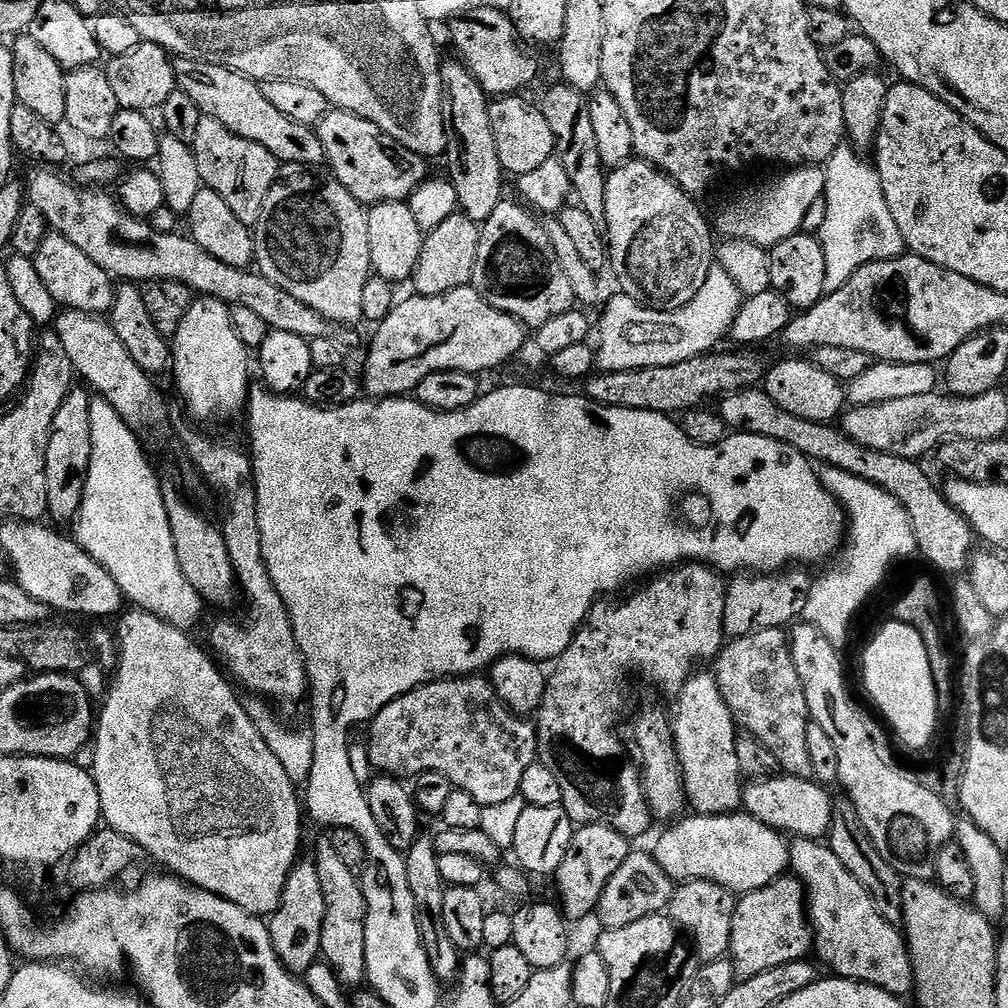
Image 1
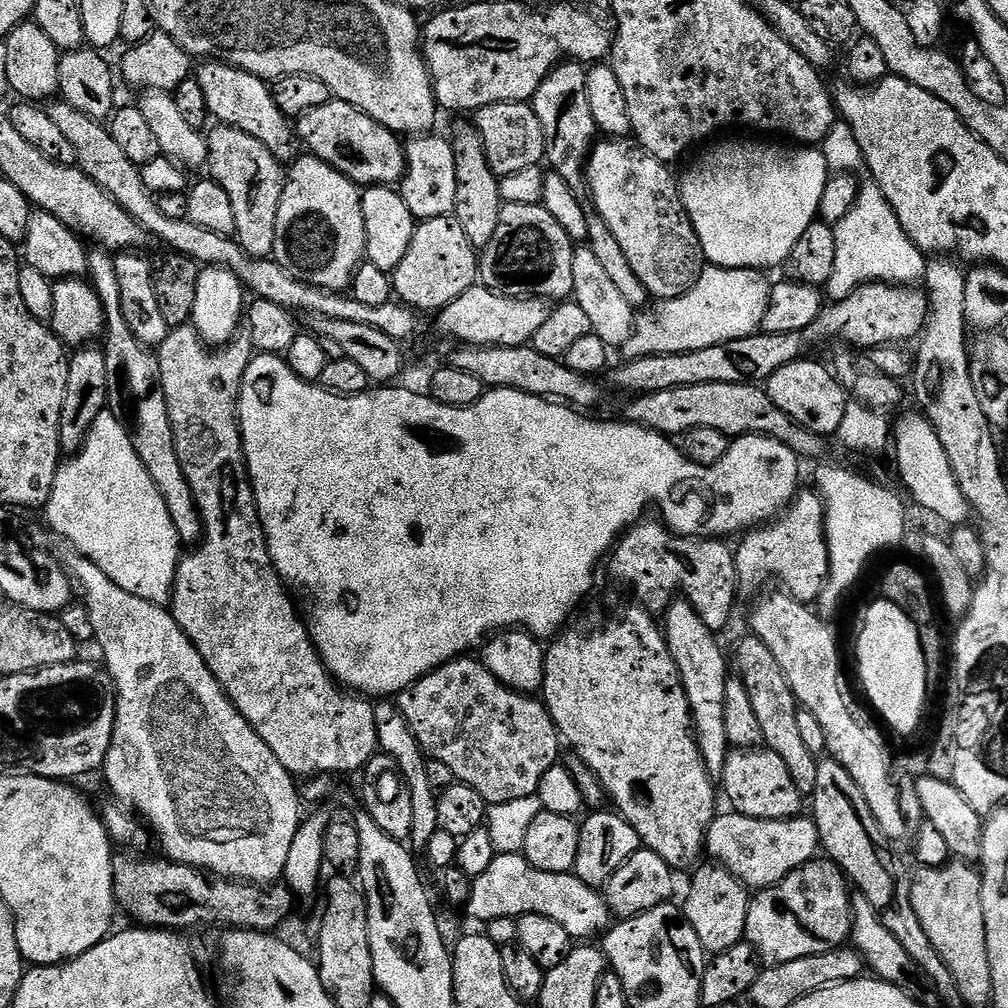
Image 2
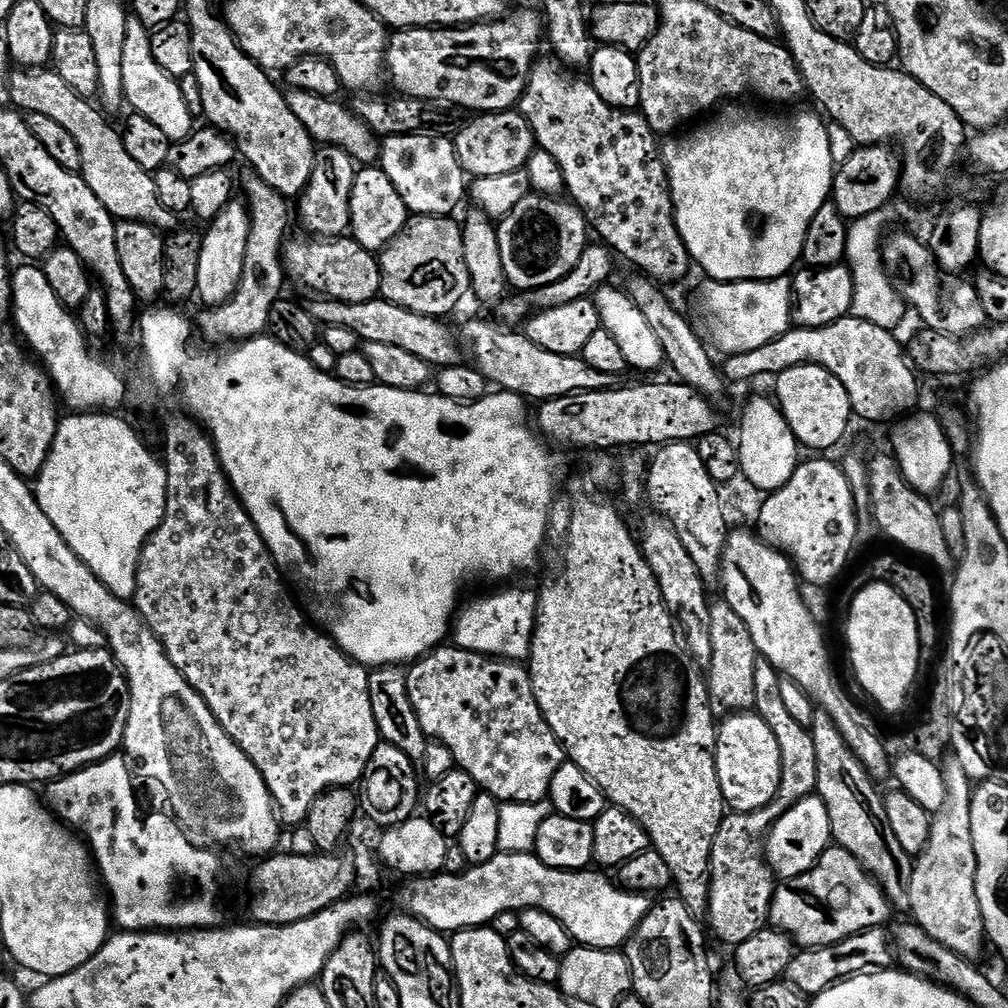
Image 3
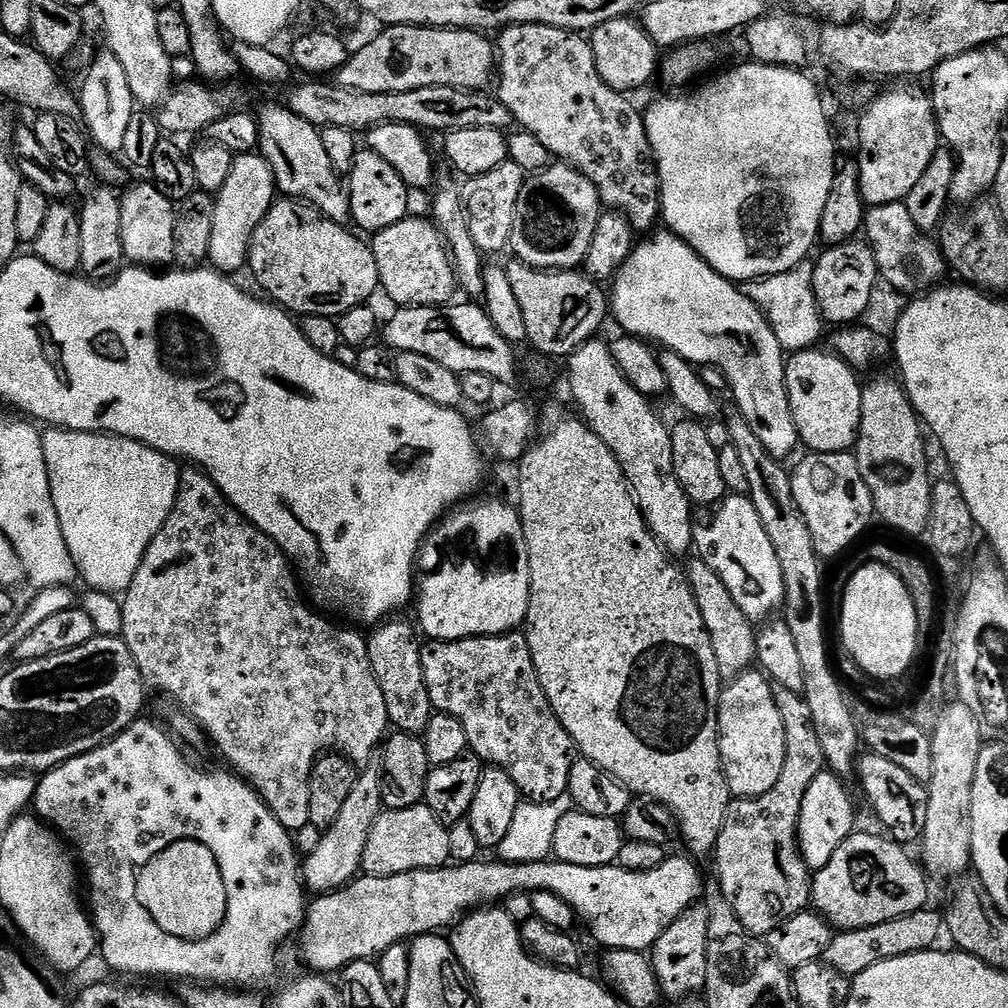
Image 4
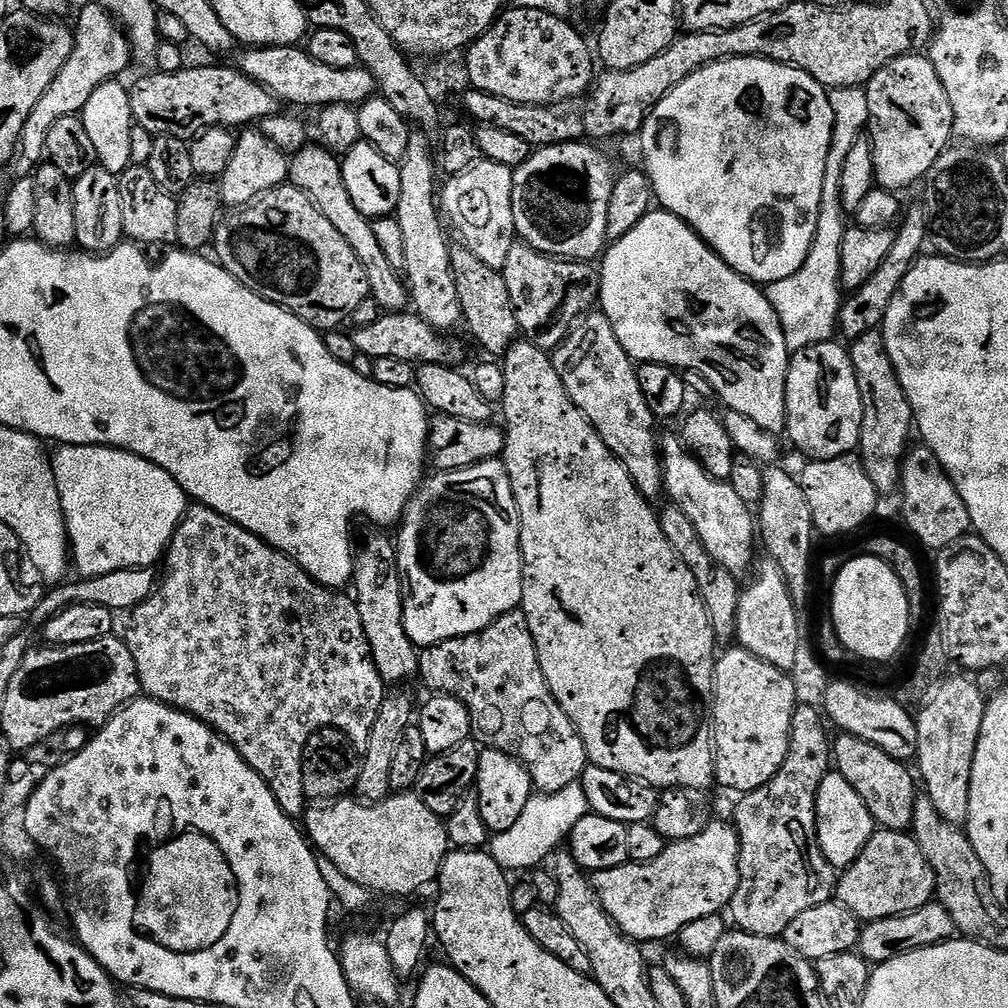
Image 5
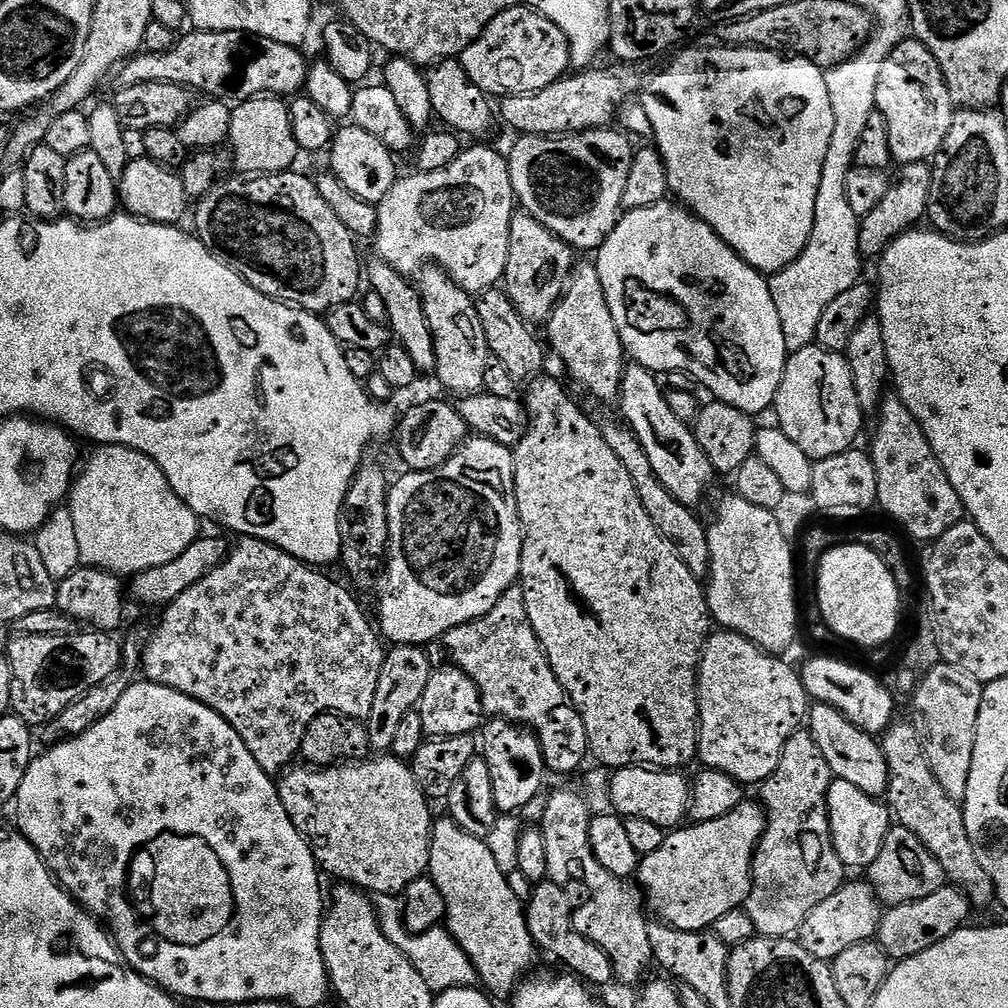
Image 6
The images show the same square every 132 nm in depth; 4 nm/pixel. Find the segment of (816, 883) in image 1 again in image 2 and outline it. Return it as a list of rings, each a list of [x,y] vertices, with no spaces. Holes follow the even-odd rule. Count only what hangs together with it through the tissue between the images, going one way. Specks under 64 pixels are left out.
[[[859,894],[852,897],[852,934],[850,940],[860,957],[864,959],[867,971],[875,979],[884,980],[895,988],[901,988],[905,994],[918,1001],[921,1006],[937,1003],[936,986],[926,974],[926,970],[922,970],[918,966],[918,962],[914,962],[914,958],[910,958],[910,954],[906,954],[906,946],[901,946],[898,938],[894,938],[894,934],[890,934],[890,930],[886,930],[886,926],[882,926],[874,906],[870,906],[870,902],[866,902],[866,898]]]

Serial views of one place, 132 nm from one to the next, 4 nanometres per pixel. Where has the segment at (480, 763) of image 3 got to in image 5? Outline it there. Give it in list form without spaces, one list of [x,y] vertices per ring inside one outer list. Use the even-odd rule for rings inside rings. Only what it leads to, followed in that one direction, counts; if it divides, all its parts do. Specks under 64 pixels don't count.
[[[522,610],[506,613],[475,636],[454,638],[423,649],[420,652],[418,680],[429,688],[429,693],[458,698],[470,714],[475,739],[484,748],[496,748],[522,762],[536,792],[566,790],[566,786],[577,783],[581,774],[590,767],[586,746],[574,722],[566,718],[562,706],[558,706],[554,694],[550,694],[546,678],[542,678],[542,666],[530,634],[530,622],[526,622],[526,614]]]

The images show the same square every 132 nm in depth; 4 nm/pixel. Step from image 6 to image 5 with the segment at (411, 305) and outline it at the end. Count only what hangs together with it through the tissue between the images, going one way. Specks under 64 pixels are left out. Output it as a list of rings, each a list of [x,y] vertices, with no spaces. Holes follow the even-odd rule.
[[[305,146],[291,157],[288,180],[294,187],[301,188],[307,196],[312,197],[321,214],[332,223],[334,230],[338,230],[338,234],[342,234],[342,238],[350,242],[354,258],[358,258],[358,262],[362,262],[362,270],[366,270],[371,299],[376,300],[385,313],[405,311],[410,304],[408,285],[398,269],[390,266],[390,258],[386,258],[378,237],[374,235],[372,220],[363,216],[358,206],[354,206],[350,190],[346,190],[344,185],[344,170],[337,153],[323,146],[312,147]]]

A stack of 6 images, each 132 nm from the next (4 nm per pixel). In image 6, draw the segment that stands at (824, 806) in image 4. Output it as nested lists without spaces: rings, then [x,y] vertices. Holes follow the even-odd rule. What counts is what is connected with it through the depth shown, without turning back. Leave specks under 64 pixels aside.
[[[833,779],[828,791],[828,821],[834,848],[838,850],[838,858],[845,869],[866,870],[882,854],[882,846],[888,837],[888,829],[893,827],[894,817],[887,803],[870,794],[862,794],[862,790],[850,782]]]

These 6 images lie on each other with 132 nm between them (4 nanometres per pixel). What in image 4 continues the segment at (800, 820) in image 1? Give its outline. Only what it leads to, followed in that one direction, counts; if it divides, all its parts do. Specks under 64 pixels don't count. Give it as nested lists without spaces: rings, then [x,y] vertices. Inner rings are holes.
[[[749,670],[720,693],[720,761],[733,797],[761,796],[774,790],[774,782],[782,778],[782,766],[786,762],[786,730],[782,730],[782,714],[778,714],[772,690],[773,685],[763,671]]]

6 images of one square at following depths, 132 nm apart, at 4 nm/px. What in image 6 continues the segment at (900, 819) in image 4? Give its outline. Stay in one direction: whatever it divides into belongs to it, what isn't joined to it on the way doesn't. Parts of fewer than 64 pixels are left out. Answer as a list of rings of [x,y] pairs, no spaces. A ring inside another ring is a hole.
[[[817,703],[811,705],[806,717],[806,728],[818,742],[835,779],[858,786],[862,794],[877,798],[887,797],[890,770],[881,741],[873,733],[858,730],[858,726],[854,726],[842,713],[834,710],[834,706]]]

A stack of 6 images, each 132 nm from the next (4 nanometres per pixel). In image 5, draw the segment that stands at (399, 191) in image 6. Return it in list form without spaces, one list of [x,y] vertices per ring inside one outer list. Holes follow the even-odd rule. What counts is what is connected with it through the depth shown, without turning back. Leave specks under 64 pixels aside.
[[[483,158],[477,160],[470,170],[457,176],[448,176],[438,192],[438,204],[446,217],[447,223],[460,231],[463,243],[486,266],[503,269],[506,254],[510,254],[510,246],[517,243],[514,226],[514,202],[512,201],[513,169],[502,166],[493,160]]]

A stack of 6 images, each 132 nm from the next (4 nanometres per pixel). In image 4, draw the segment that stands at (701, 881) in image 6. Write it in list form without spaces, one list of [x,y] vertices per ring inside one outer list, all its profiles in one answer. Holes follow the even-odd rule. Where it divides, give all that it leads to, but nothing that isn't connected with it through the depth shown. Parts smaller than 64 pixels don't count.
[[[669,855],[662,862],[662,866],[658,866],[654,870],[648,870],[646,872],[631,872],[616,864],[607,864],[606,866],[574,866],[573,864],[562,864],[555,858],[549,858],[547,860],[539,860],[538,862],[530,862],[529,864],[505,864],[503,862],[495,862],[496,864],[480,864],[481,862],[469,862],[467,864],[456,864],[455,866],[445,866],[442,868],[414,870],[413,872],[394,874],[393,876],[369,876],[367,874],[361,874],[357,876],[352,883],[346,885],[344,888],[339,888],[337,892],[317,895],[315,899],[309,903],[308,915],[305,919],[304,926],[298,933],[300,952],[304,955],[305,962],[312,967],[309,969],[311,969],[313,973],[332,974],[328,972],[333,972],[333,974],[336,974],[343,970],[343,968],[350,962],[372,960],[373,958],[383,957],[385,954],[391,953],[393,949],[395,949],[392,948],[395,944],[402,943],[401,945],[403,945],[409,938],[436,934],[441,930],[444,930],[440,928],[445,928],[445,930],[451,929],[465,914],[485,906],[499,905],[501,902],[507,900],[509,896],[517,896],[519,892],[527,892],[529,894],[533,892],[549,892],[550,894],[558,894],[558,898],[562,898],[572,907],[572,909],[574,909],[574,911],[576,911],[576,915],[582,921],[582,924],[585,924],[585,926],[592,931],[597,942],[601,944],[601,949],[611,950],[617,948],[618,950],[634,950],[635,952],[647,953],[658,942],[658,938],[662,938],[664,931],[666,931],[686,909],[693,907],[693,905],[699,901],[696,900],[699,896],[701,899],[702,888],[700,892],[700,868],[696,865],[699,863],[697,863],[695,859],[689,858],[687,855],[684,856]]]

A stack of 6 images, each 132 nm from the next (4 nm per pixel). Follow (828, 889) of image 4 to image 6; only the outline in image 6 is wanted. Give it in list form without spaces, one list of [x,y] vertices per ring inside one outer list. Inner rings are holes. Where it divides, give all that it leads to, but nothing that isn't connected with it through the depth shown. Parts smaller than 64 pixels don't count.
[[[893,826],[888,829],[888,837],[882,846],[882,854],[866,869],[867,883],[876,891],[881,905],[913,904],[934,890],[945,887],[946,877],[938,858],[926,850],[918,838],[918,834],[910,834],[910,830]]]

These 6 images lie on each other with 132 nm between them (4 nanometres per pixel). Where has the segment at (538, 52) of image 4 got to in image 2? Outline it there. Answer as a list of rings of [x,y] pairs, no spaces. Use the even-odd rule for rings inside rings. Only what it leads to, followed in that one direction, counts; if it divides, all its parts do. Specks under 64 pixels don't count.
[[[608,138],[603,142],[597,143],[592,149],[591,156],[588,157],[588,170],[586,176],[590,181],[590,197],[592,196],[593,202],[596,203],[593,204],[594,210],[603,218],[606,222],[606,226],[610,226],[610,234],[614,234],[614,238],[618,238],[618,246],[622,246],[622,254],[626,254],[626,262],[630,262],[630,267],[633,268],[634,274],[638,274],[638,279],[641,280],[642,286],[646,286],[649,297],[663,302],[686,295],[691,288],[695,288],[698,278],[704,273],[706,261],[702,246],[698,242],[698,234],[694,230],[694,226],[686,214],[684,204],[680,201],[680,185],[677,177],[675,175],[672,177],[673,169],[658,158],[651,156],[646,149],[641,148],[640,145],[635,142],[629,142],[624,138]]]

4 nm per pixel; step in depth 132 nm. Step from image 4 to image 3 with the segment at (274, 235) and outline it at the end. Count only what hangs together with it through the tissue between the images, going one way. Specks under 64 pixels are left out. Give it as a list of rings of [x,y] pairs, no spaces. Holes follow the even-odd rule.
[[[304,238],[289,239],[284,246],[284,266],[289,277],[292,276],[304,288],[313,288],[315,295],[342,302],[370,302],[380,296],[380,262],[373,253],[366,251],[354,238]]]

